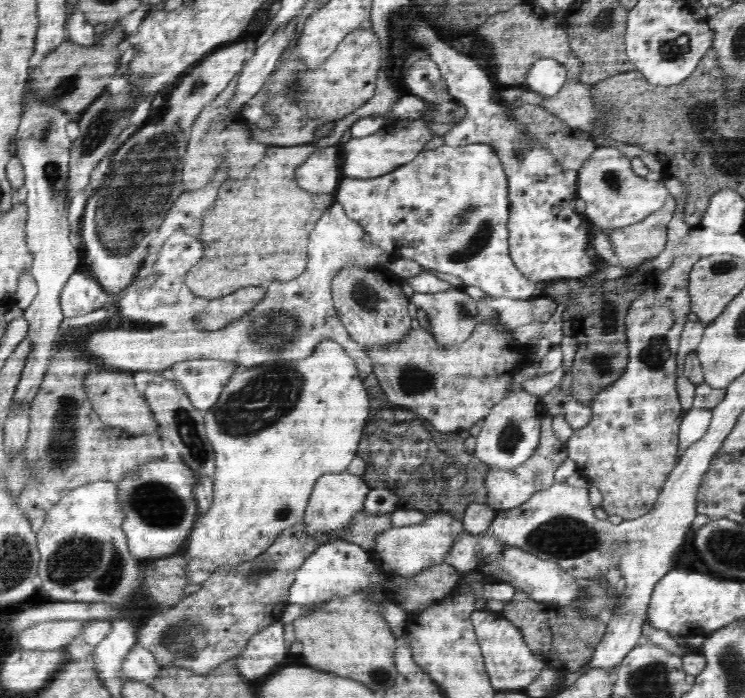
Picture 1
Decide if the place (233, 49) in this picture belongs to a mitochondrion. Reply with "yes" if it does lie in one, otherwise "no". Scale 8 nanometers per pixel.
no

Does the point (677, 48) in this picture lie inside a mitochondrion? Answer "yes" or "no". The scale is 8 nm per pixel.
yes

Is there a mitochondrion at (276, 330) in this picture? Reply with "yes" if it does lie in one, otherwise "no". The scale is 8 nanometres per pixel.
yes

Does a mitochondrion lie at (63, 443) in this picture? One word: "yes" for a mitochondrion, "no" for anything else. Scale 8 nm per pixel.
yes

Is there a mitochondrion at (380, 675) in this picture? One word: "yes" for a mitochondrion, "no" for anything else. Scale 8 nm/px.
yes

